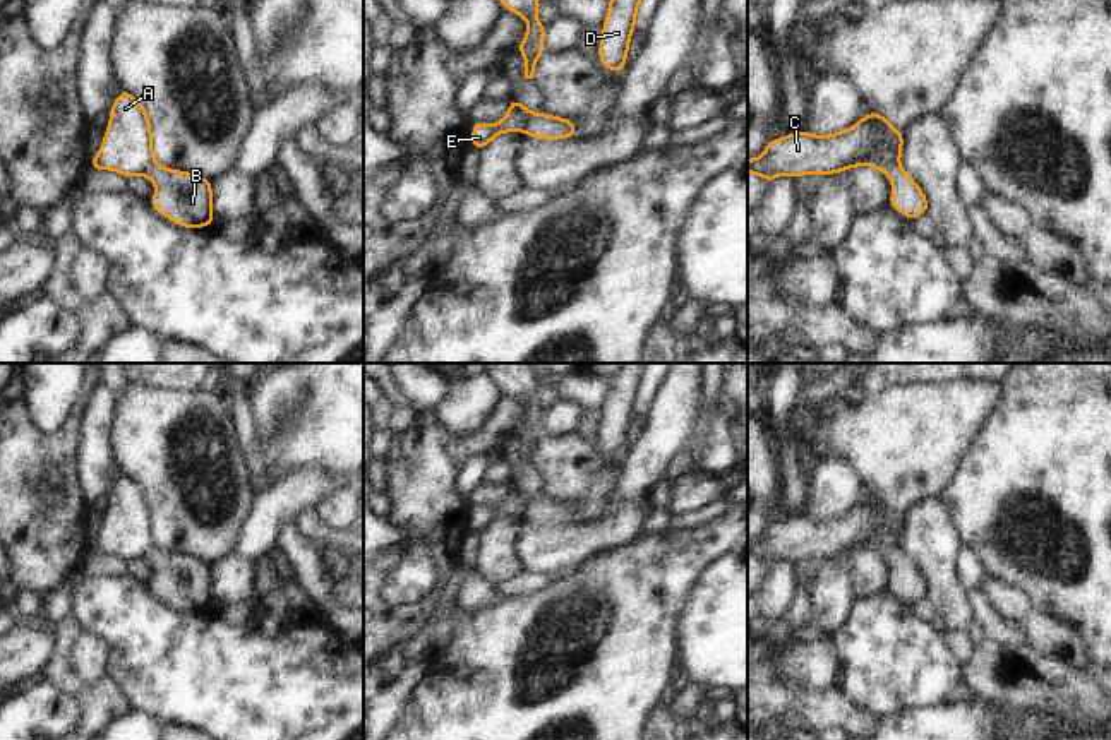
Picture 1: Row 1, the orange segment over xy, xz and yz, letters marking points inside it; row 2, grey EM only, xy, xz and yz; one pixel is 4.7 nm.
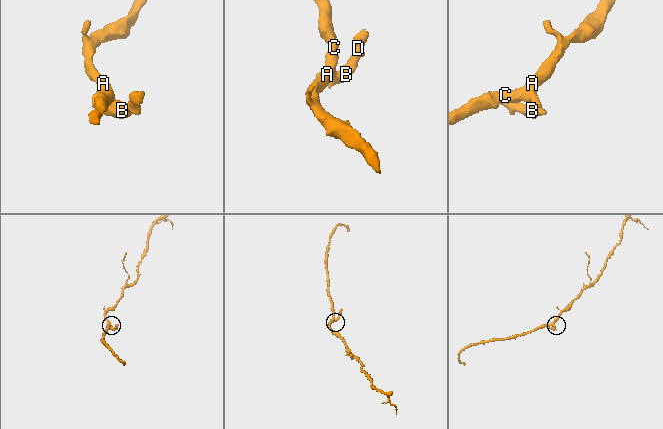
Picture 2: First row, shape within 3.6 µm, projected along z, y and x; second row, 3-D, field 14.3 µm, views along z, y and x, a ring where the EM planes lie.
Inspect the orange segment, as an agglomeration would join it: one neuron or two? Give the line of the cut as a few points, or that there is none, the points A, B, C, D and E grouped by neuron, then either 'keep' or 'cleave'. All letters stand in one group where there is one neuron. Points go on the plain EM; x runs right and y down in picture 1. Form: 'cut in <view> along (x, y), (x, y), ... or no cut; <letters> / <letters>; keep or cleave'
cut in yz along (899, 547), (894, 547), (885, 557); A C E / B D; cleave

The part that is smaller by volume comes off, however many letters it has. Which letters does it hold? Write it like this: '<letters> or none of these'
B, D

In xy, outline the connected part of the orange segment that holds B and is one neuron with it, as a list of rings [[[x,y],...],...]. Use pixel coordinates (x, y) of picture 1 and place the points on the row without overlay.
[[[153,548],[146,560],[154,569],[149,589],[180,612],[214,608],[213,564],[185,553]]]

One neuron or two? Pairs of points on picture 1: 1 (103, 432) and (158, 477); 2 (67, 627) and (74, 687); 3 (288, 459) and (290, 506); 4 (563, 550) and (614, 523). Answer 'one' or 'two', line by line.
1: two
2: one
3: two
4: one

